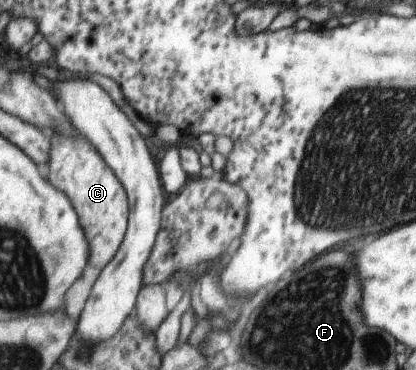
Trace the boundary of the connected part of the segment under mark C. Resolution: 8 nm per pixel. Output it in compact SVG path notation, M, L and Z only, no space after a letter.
M79 132L73 137L55 133L51 136L51 142L49 177L55 181L57 189L63 187L65 195L79 213L79 223L91 247L89 263L97 269L103 269L120 251L129 231L130 203L127 203L126 188L110 165L105 165L105 158L98 148Z

